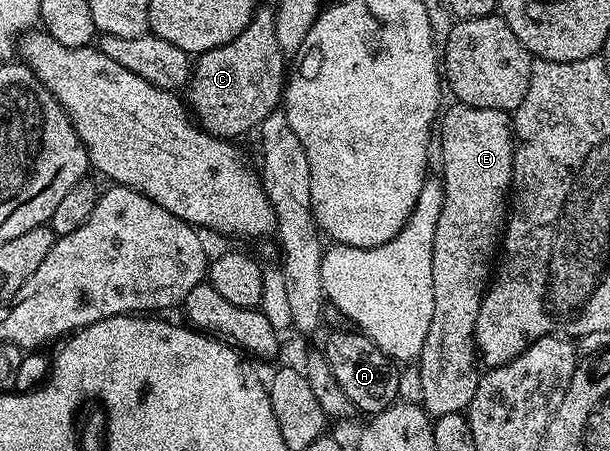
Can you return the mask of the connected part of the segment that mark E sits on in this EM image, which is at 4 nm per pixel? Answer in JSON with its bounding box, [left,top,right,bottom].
[416,103,515,418]

